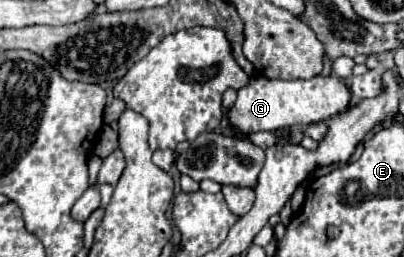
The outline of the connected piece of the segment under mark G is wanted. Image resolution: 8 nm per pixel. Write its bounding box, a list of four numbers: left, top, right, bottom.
[228,75,352,133]

